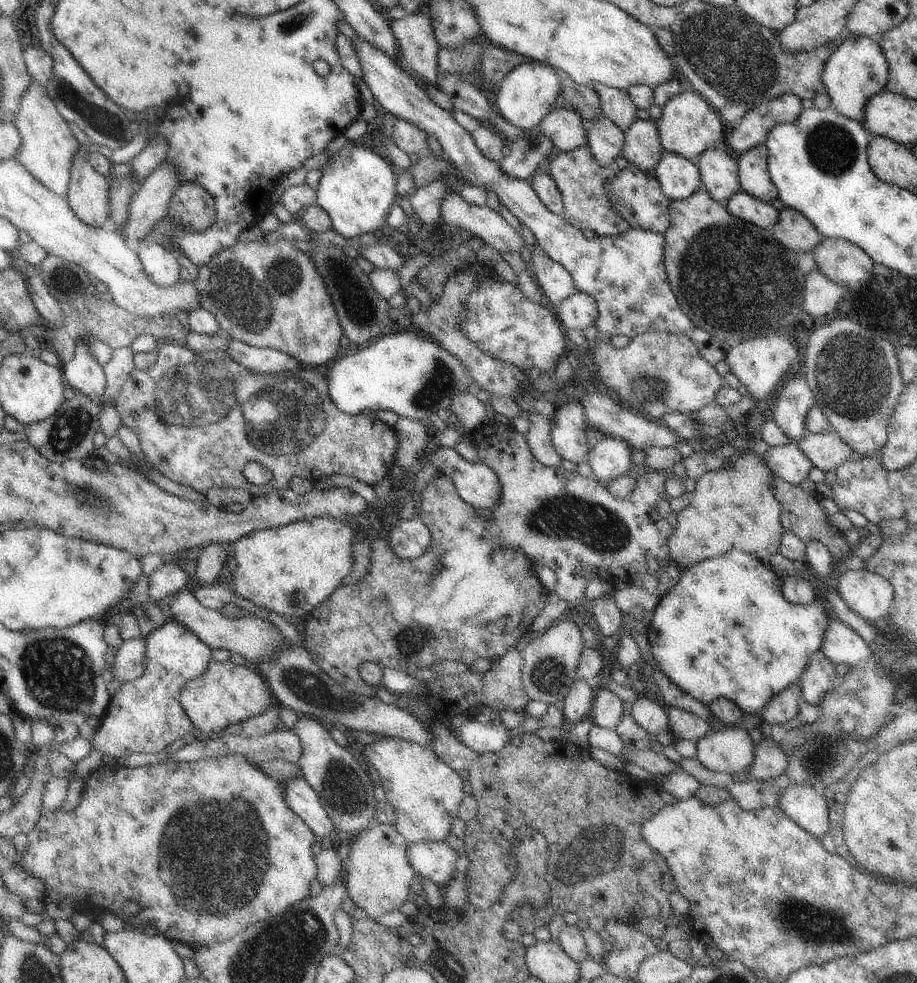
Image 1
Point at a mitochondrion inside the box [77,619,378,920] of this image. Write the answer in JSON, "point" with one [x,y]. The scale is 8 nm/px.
{"point":[215,851]}

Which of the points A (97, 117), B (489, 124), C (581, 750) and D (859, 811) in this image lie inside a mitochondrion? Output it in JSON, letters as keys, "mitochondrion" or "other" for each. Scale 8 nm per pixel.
{"A":"mitochondrion","B":"other","C":"other","D":"other"}

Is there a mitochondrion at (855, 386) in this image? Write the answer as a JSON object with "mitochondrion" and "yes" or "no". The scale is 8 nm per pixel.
{"mitochondrion":"yes"}

